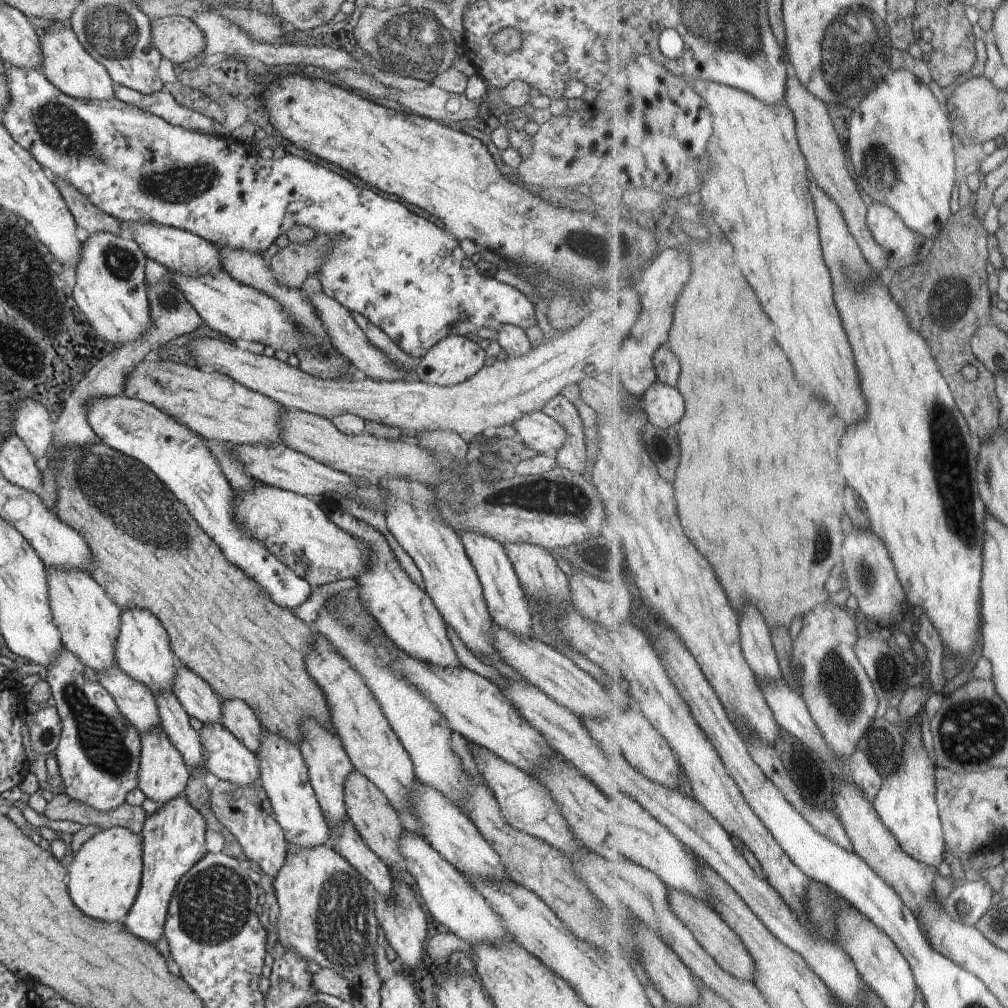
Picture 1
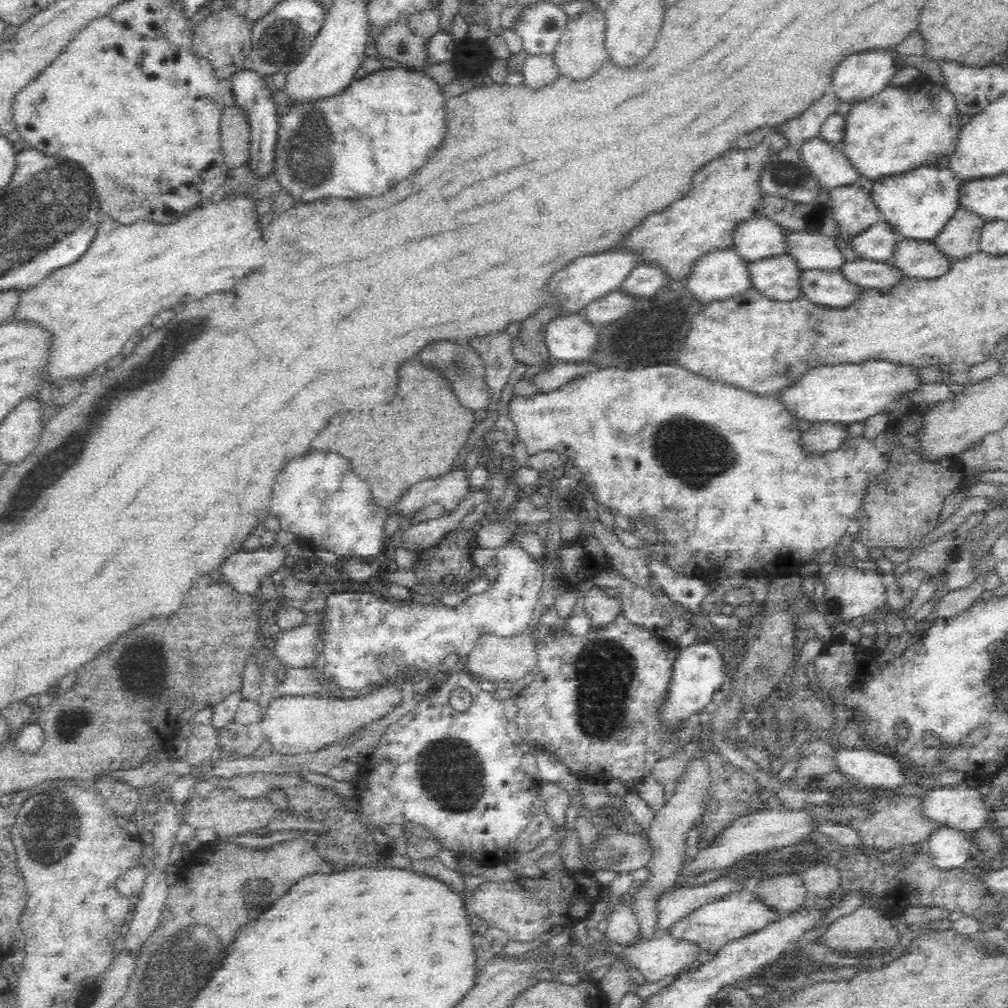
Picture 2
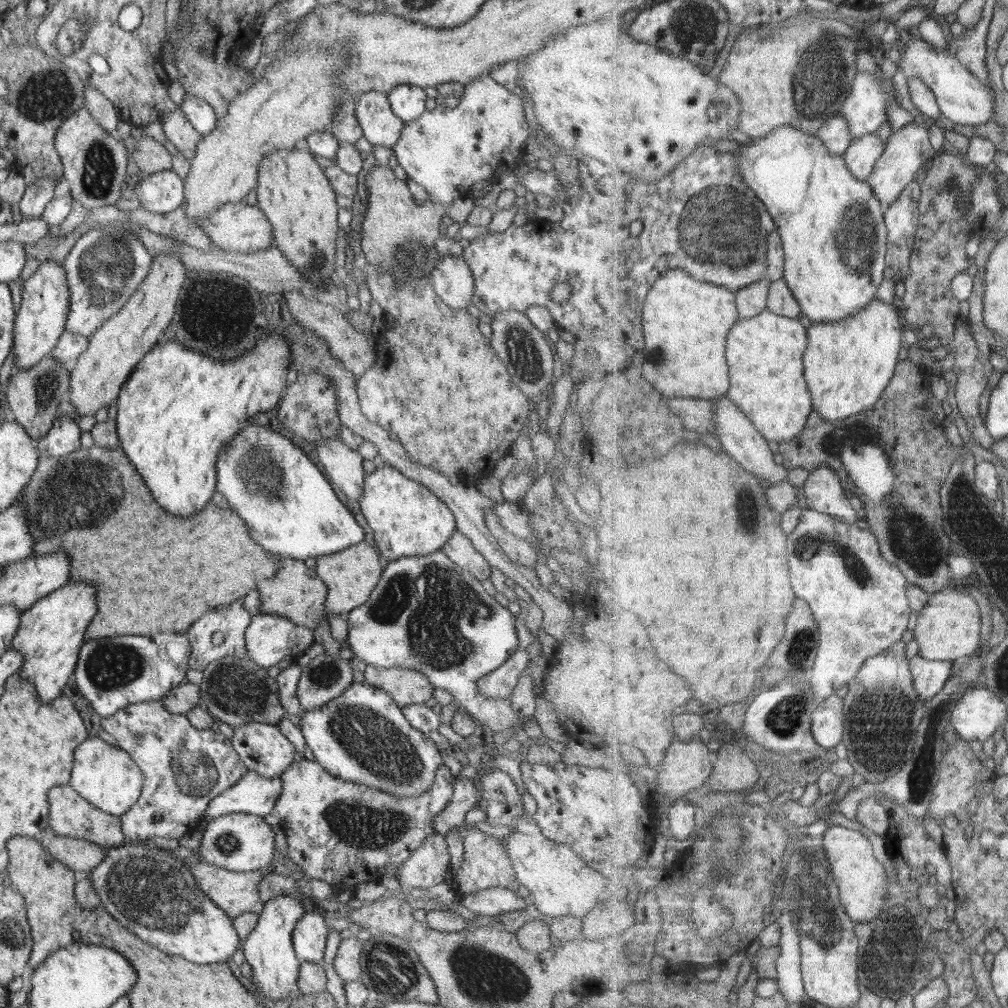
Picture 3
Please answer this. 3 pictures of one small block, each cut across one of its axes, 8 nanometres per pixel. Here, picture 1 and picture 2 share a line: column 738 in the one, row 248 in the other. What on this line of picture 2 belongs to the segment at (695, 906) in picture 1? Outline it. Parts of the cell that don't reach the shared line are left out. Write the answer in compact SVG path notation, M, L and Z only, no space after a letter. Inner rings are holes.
M957 208L944 227L929 239L932 250L948 262L970 255L978 248L978 232L984 222L978 216Z

